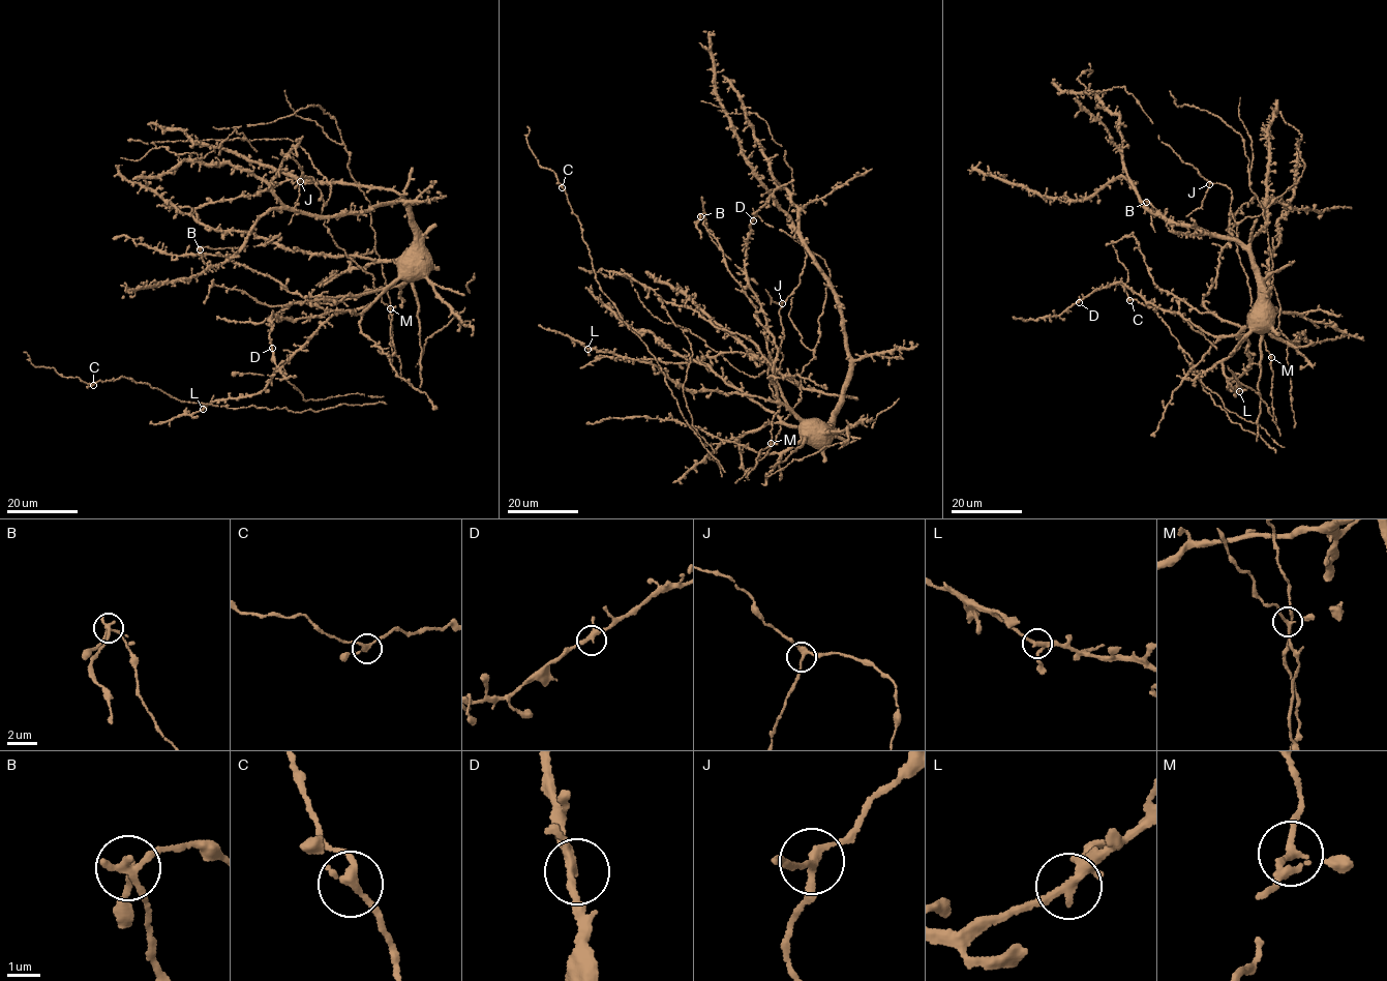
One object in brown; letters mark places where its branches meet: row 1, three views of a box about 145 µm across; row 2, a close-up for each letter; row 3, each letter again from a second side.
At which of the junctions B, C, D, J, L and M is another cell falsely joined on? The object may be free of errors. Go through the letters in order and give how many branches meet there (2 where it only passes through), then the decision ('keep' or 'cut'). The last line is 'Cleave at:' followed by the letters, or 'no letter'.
B: 3 branches meet; cut
C: 3 branches meet; keep
D: 3 branches meet; keep
J: 3 branches meet; keep
L: 3 branches meet; keep
M: 3 branches meet; keep
Cleave at: B

